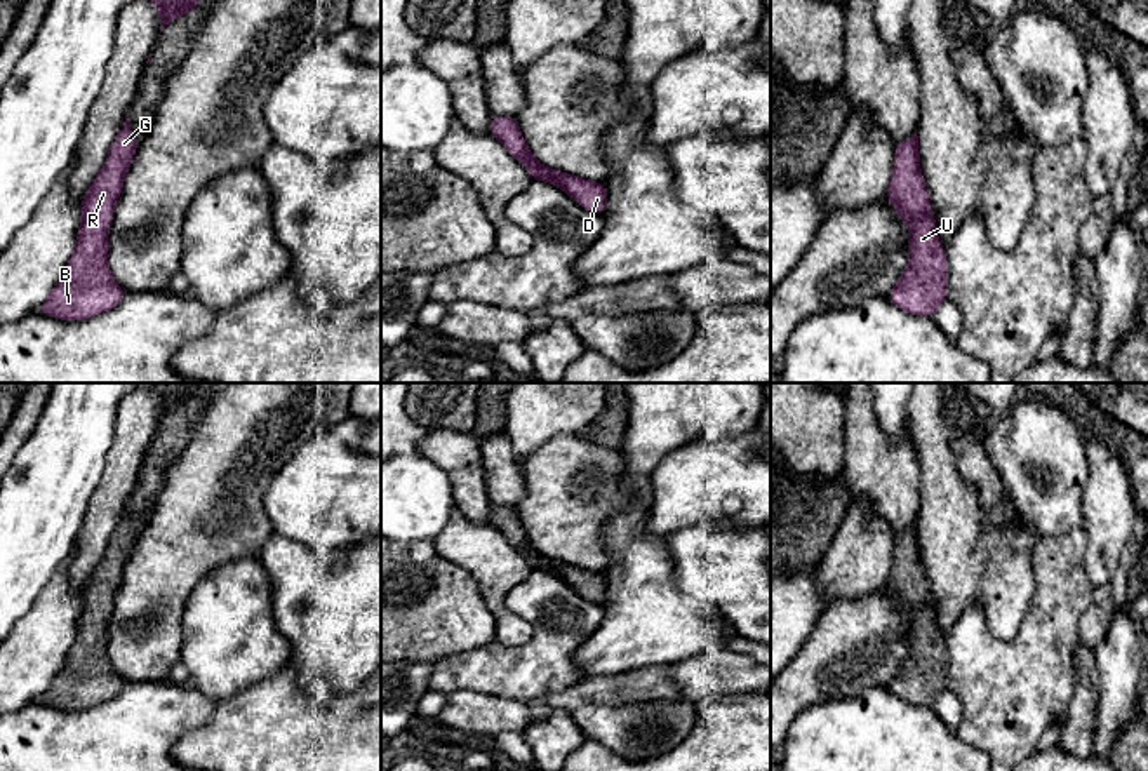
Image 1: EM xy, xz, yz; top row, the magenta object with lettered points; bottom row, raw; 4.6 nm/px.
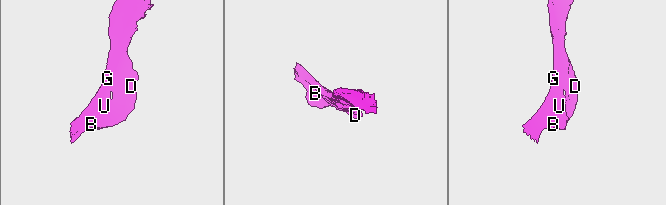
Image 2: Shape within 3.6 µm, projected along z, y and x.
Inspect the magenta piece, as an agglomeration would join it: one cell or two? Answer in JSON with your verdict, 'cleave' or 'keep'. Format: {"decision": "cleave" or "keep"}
{"decision": "keep"}

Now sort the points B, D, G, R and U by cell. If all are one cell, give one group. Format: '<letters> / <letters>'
B D G R U

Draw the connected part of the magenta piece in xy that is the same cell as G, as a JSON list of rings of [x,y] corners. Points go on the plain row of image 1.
[[[125,505],[104,557],[82,587],[77,637],[59,674],[38,698],[40,703],[59,710],[85,710],[118,696],[129,684],[110,663],[108,620],[137,534],[139,529],[130,520],[130,510]]]

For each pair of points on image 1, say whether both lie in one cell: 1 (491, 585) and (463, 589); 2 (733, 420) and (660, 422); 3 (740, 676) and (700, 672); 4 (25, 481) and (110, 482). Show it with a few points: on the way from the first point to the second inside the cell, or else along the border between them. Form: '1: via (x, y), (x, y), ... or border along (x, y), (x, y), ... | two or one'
1: border along (447, 559), (461, 566), (475, 580), (496, 623) | two
2: via (715, 420), (677, 420) | one
3: via (729, 674), (710, 674) | one
4: border along (112, 444), (101, 479), (82, 521) | two

